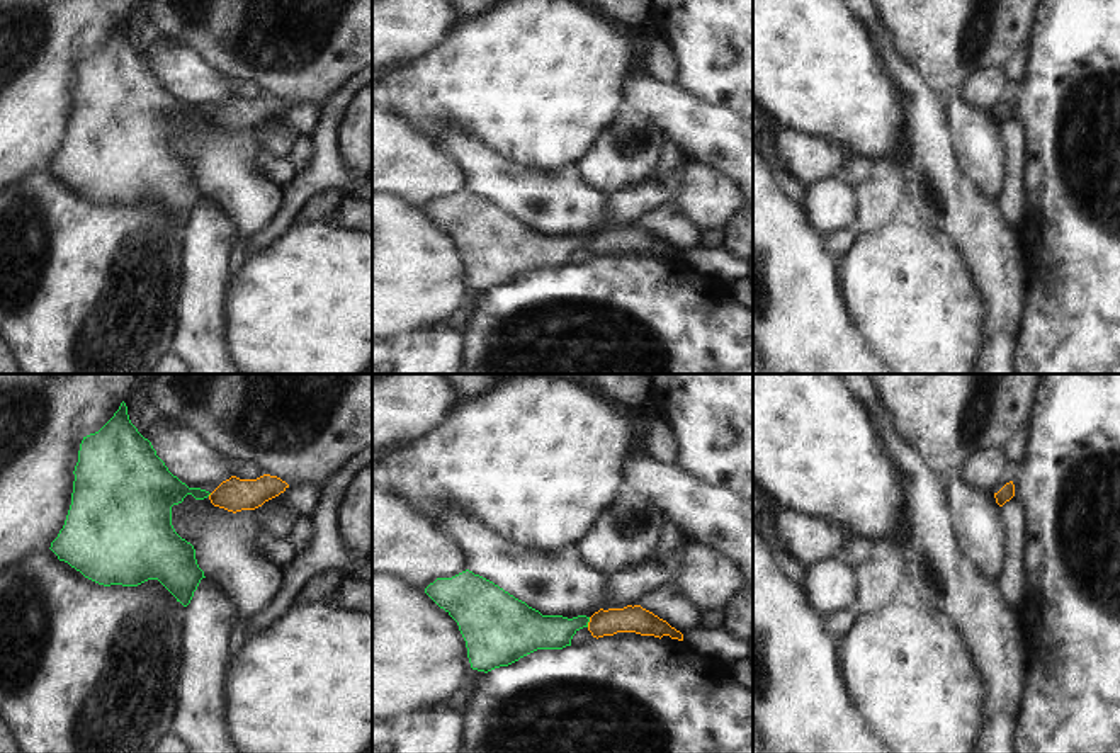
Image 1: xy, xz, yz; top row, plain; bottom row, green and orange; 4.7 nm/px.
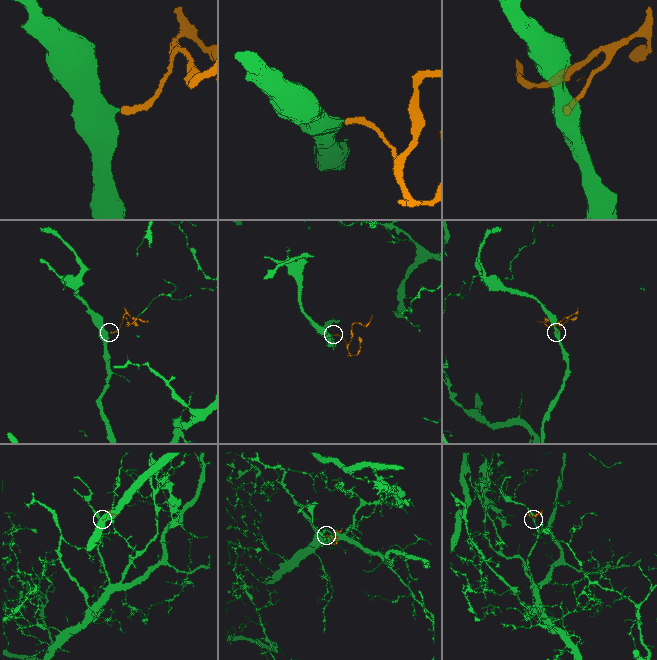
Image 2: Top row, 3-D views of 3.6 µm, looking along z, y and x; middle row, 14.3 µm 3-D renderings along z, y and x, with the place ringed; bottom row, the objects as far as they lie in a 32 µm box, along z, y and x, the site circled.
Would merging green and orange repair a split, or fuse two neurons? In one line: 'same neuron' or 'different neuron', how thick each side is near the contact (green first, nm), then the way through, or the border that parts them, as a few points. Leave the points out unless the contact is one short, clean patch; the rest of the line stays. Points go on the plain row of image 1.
same neuron; calibres 170 and 130 nm; way xz (537, 250), (560, 250), (588, 240), (636, 238)

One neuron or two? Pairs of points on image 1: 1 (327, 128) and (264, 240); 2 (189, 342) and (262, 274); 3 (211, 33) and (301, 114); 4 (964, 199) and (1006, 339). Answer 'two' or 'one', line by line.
1: one
2: two
3: two
4: one

